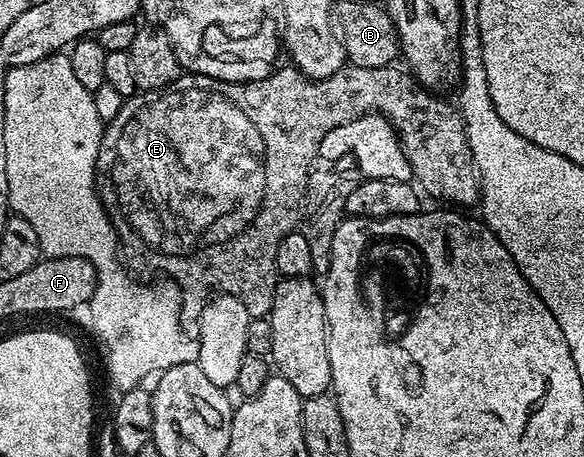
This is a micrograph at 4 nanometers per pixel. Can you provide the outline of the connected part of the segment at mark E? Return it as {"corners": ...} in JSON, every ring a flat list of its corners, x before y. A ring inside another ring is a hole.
{"corners":[[285,65,284,68,273,70,271,75,265,77,265,79,259,79,253,83,227,83,221,79,211,79,205,75,194,75,191,73,181,74,179,79,175,79,172,86,164,88,163,91,153,94,151,97,145,98,143,94,137,93,130,99,126,99,122,105,122,109,118,109,118,117,114,117,114,121,110,121,106,124,104,129,104,136,100,142,100,148,98,149,98,161,96,162,96,191,100,195,102,205,106,209,106,213,112,218,112,228,116,231,117,240,122,241,122,255,129,264,133,263,136,267,149,267,152,271,161,271,164,277,167,277,171,282,175,283,182,292,182,298,180,301,180,332,183,333,185,339,191,341,199,340,200,337,200,314,204,311,204,305,206,300,209,298,210,293,215,292,219,289,221,292,238,297,238,301,242,301,242,305,246,305,246,309,250,312,253,319,262,319,272,312,272,306,274,305,274,289,278,282,278,276,276,273,276,258,278,257,278,245,282,241,282,237,286,237,291,231,297,230,298,224,302,218,302,204,308,194,308,181,310,176,313,174,312,162,317,162,320,154,320,146,322,145,322,137,326,137,326,133,330,133,330,129,338,129,338,125,346,125,346,121,354,121,358,117,369,113,379,113,387,117,392,122,392,126,396,128,396,134,400,136,404,144,404,152,406,153,406,161,410,161,412,166,412,179,418,184,419,190,423,192,425,196,433,195,436,199,441,199,441,204,444,205,455,205,460,209,468,209,464,207,475,208,479,204,480,198,480,177,476,173,476,166,472,160,472,154,470,153,470,145,468,144,468,138,464,132,464,118,460,116,459,110,455,106,452,107,444,99,435,99,433,92,428,90,426,87,417,83,415,78,407,70,401,69,399,66,389,65,386,67,353,67,346,65,338,73,334,73,334,77,326,77,325,79,307,79,302,72,297,71,295,67,291,65]]}

